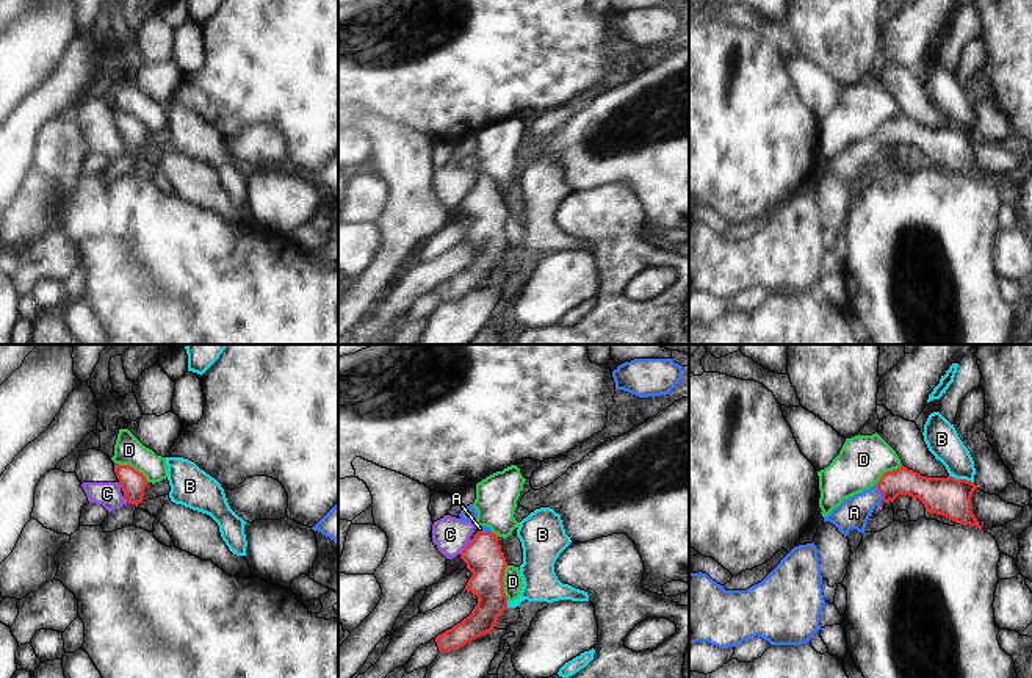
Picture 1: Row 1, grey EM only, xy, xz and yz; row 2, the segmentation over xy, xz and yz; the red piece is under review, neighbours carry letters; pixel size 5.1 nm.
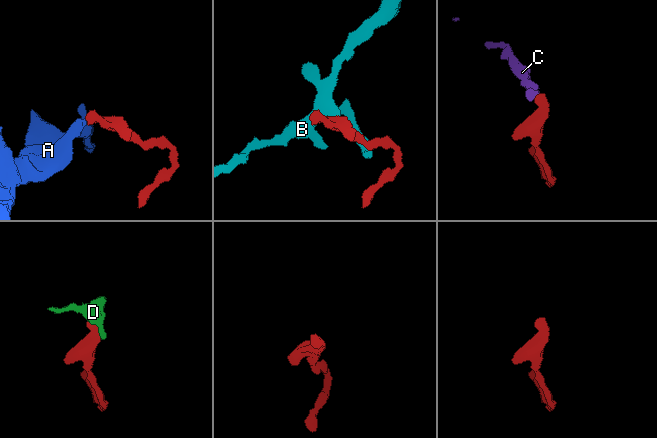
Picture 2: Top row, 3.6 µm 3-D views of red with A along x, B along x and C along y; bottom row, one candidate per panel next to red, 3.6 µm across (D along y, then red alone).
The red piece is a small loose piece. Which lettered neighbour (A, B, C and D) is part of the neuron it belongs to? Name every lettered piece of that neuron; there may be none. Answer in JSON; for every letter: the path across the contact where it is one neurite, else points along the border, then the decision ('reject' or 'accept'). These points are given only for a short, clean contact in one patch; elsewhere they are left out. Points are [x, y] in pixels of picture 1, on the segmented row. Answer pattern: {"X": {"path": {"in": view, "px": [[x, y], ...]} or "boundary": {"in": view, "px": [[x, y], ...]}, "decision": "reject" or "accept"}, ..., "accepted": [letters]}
{"A": {"path": {"in": "yz", "px": [[902, 481], [879, 490], [854, 512]]}, "decision": "accept"}, "B": {"boundary": {"in": "yz", "px": [[949, 475], [973, 483]]}, "decision": "reject"}, "C": {"boundary": {"in": "xz", "px": [[472, 539], [459, 553]]}, "decision": "reject"}, "D": {"boundary": {"in": "xy", "px": [[115, 462], [132, 465], [147, 483]]}, "decision": "reject"}, "accepted": ["A"]}

